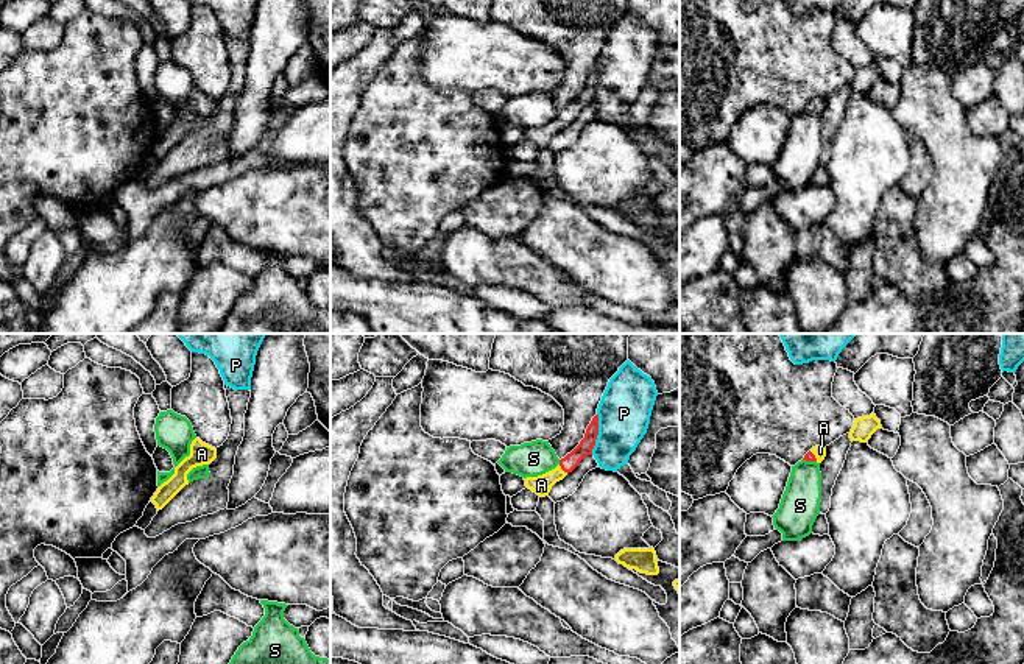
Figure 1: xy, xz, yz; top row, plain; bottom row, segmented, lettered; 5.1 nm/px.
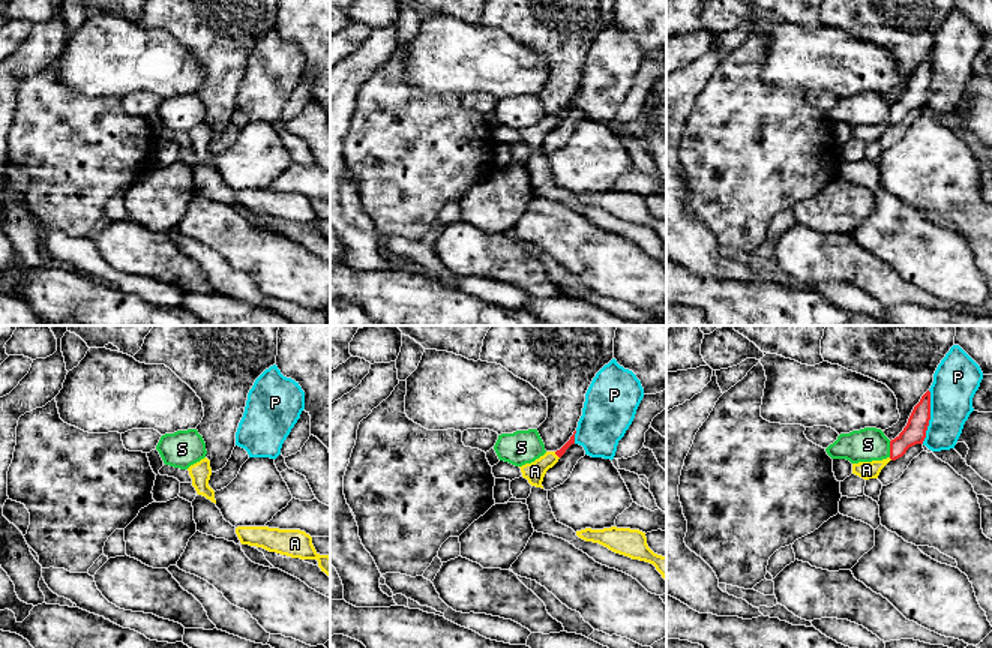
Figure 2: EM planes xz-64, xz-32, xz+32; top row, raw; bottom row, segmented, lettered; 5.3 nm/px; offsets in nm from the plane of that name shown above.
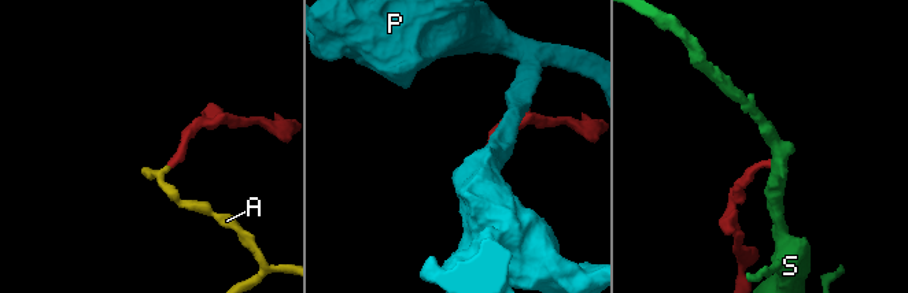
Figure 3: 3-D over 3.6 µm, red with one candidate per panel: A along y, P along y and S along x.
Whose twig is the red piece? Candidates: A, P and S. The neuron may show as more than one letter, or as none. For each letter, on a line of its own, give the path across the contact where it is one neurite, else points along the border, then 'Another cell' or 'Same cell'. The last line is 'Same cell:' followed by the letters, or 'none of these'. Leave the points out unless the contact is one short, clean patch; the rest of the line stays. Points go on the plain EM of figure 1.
A: Path across: xz (586, 95), (563, 120), (541, 136). Same cell
P: Another cell
S: Another cell
Same cell: A

